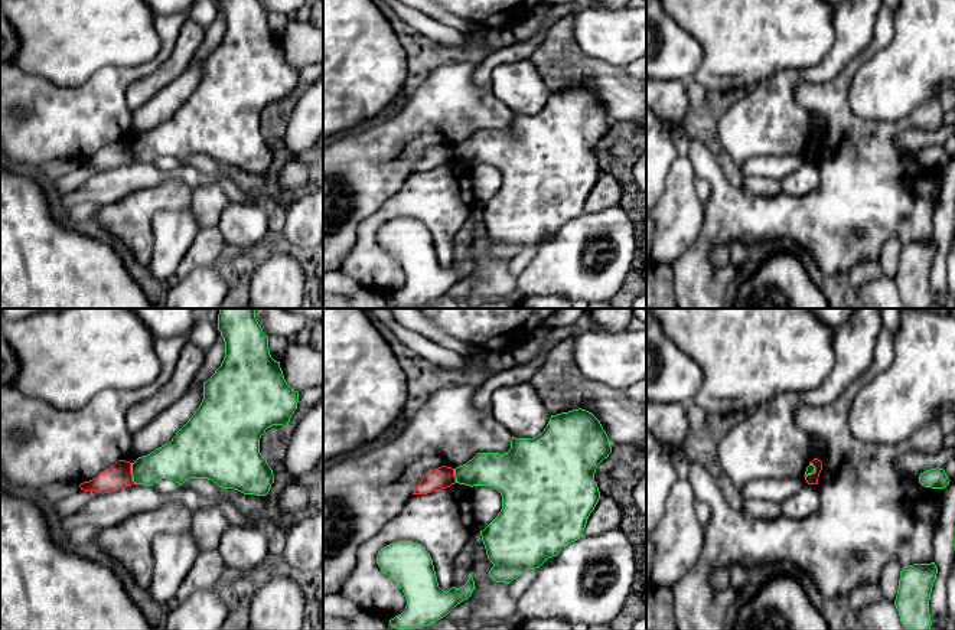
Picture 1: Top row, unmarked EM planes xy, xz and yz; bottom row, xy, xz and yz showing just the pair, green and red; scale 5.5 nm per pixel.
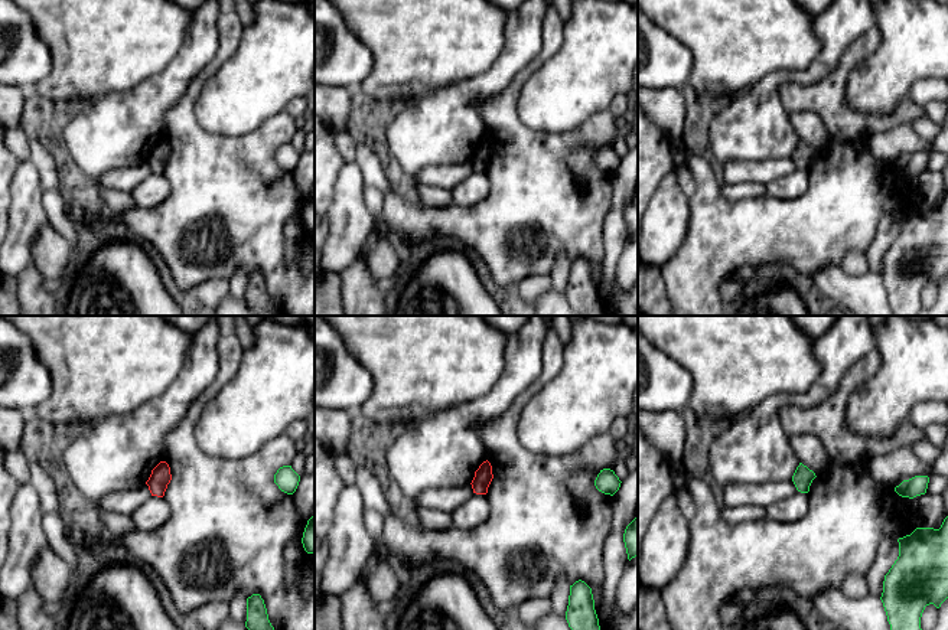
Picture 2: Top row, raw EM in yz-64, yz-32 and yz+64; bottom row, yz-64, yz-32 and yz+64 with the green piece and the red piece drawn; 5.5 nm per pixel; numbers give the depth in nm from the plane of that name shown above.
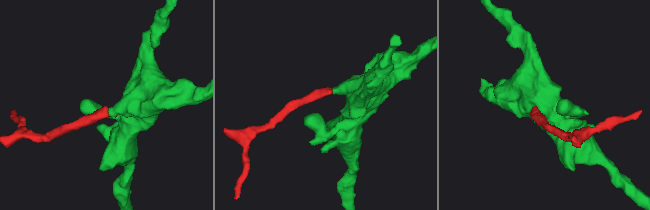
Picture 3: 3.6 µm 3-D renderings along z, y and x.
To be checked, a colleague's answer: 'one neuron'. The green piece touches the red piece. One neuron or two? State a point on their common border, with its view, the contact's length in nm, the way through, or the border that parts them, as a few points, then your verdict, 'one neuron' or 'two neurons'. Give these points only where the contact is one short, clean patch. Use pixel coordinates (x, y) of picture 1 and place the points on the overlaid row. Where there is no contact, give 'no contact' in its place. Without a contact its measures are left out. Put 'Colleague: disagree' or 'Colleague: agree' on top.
Colleague: disagree
xy (131, 473) | 110 nm | along xy (130, 463), (134, 482) | two neurons

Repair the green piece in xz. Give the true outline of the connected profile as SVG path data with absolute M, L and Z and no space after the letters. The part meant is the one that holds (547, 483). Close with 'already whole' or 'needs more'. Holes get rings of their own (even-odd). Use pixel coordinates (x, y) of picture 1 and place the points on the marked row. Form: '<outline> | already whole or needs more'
M578 408L551 415L544 431L534 438L512 437L505 454L478 453L454 469L456 483L489 486L502 496L501 512L480 531L488 559L493 564L489 571L493 581L511 584L583 536L587 519L600 499L594 473L610 453L610 441L600 421Z | already whole

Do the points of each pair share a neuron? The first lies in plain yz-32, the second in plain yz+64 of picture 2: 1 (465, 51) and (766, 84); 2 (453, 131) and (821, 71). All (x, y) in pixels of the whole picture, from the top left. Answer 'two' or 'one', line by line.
1: two
2: one

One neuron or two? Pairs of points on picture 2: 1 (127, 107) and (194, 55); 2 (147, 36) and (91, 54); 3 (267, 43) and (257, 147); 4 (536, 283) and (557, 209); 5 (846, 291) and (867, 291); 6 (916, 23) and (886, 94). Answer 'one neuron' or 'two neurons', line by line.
1: one neuron
2: one neuron
3: two neurons
4: two neurons
5: one neuron
6: one neuron

